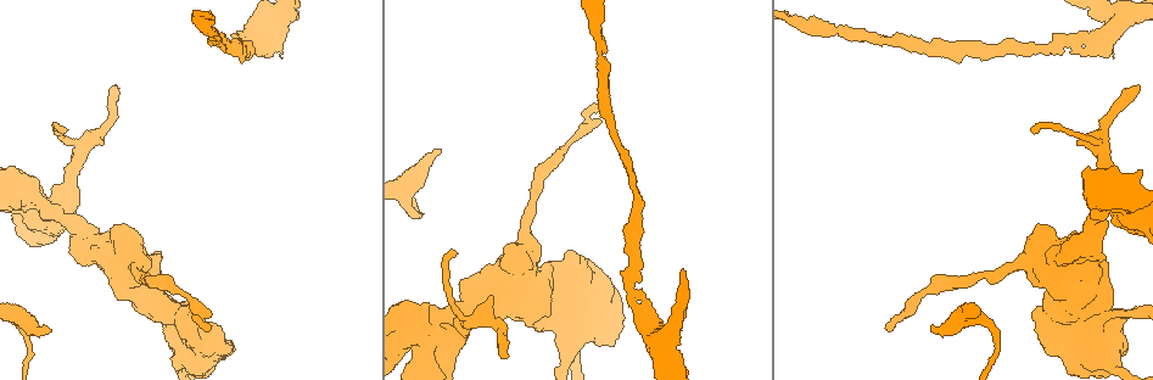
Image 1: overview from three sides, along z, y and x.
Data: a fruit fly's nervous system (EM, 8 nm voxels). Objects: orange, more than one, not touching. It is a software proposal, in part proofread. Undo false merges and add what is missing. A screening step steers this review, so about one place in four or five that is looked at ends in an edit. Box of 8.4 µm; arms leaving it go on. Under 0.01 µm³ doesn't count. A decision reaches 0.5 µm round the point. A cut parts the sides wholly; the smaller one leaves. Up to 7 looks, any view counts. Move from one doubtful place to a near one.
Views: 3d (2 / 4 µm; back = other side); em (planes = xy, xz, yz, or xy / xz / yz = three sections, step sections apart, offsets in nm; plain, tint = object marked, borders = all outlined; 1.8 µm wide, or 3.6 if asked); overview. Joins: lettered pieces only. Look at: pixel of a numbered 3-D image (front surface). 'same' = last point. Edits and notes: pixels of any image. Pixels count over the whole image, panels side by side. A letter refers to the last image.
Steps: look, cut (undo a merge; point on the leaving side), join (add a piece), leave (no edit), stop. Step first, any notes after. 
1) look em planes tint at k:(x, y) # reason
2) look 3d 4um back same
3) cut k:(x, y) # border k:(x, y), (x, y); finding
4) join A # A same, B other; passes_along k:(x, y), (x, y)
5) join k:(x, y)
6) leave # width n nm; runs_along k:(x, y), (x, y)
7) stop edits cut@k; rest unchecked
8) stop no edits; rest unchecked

look 3d 4um at 1:(1113, 32) # looks like a crossing

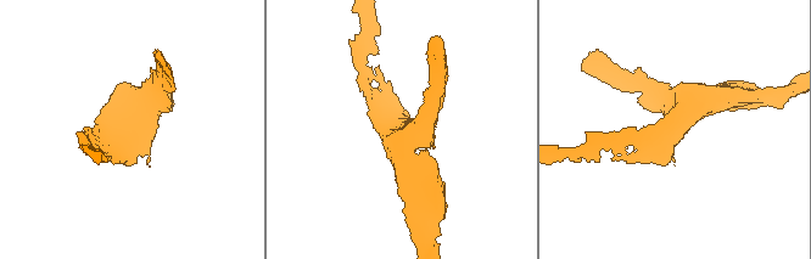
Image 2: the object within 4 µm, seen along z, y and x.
look em yz step 16 borders at 2:(674, 124)

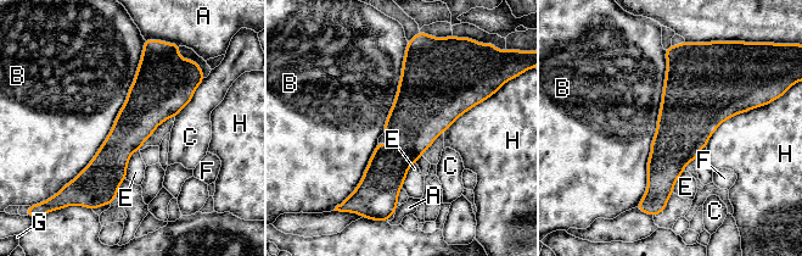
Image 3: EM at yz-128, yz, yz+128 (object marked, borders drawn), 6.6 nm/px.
leave # width 260 nm; A other, B other, C other, E other, F other, G other, H other; border 3:(666, 50), (648, 187), (638, 202); continuous, no second neuron

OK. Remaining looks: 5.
look em xy step 8 tint at 1:(52, 211) # looks like a crossing

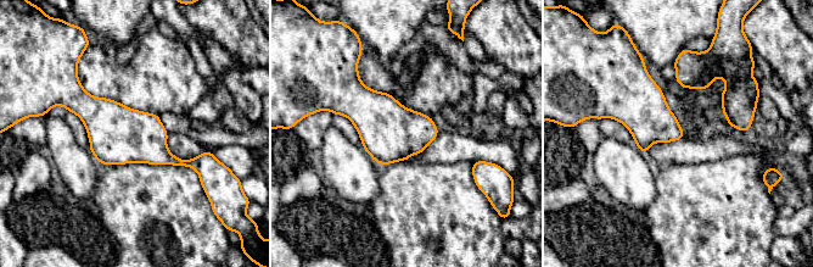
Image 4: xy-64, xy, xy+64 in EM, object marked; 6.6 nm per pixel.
look em planes borders same

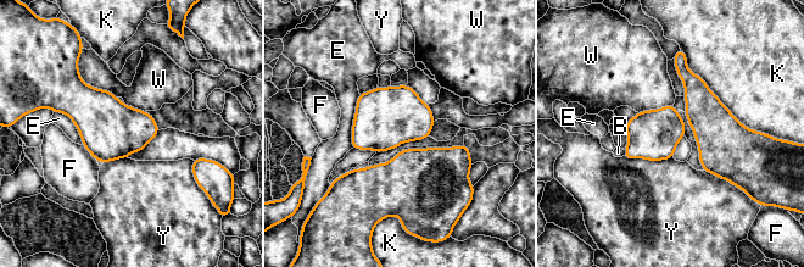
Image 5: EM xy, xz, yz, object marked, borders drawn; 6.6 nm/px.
leave # longest_contact K 750 nm; B other, E other, F other, K other, W other, Y other; border 5:(77, 64), (85, 83), (117, 96); one neuron here

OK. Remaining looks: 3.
look 3d 4um at 1:(1070, 333) # thick turns thin

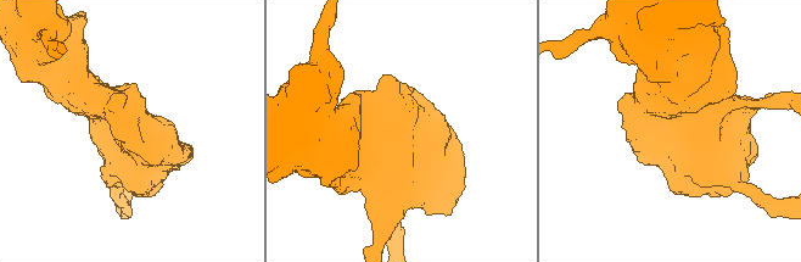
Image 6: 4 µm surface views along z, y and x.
look em planes borders at 6:(672, 134)

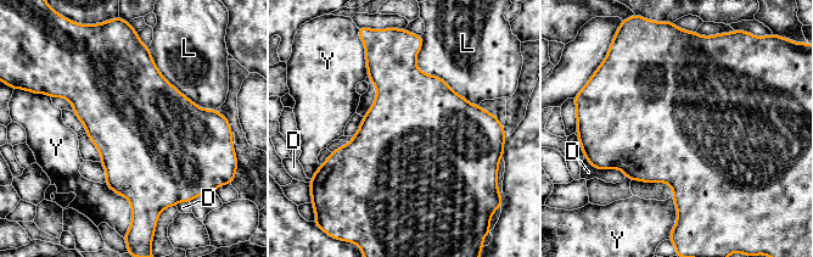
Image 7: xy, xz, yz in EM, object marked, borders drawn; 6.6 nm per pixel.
leave # width 700 nm; D other, L other, Y other; border 7:(104, 183), (129, 202), (132, 213); continuous, no second neuron

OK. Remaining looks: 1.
stop no edits; rest unchecked

